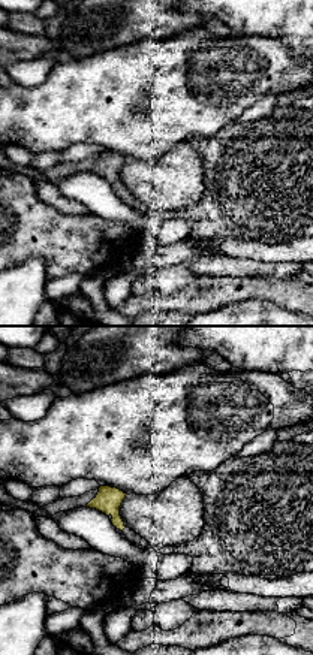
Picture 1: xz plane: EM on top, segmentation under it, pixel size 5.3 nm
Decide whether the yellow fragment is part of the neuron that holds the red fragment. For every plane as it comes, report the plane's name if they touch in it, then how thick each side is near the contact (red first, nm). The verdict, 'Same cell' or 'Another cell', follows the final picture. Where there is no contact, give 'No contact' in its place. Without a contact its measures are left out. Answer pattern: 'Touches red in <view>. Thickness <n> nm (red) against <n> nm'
No contact

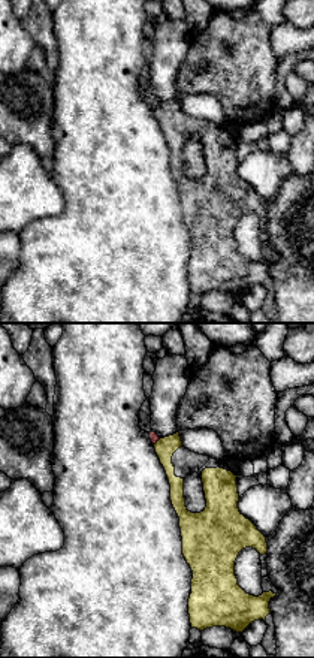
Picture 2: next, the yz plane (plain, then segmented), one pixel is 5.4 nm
Touches red in yz. Thickness 50 nm (red) against 110 nm

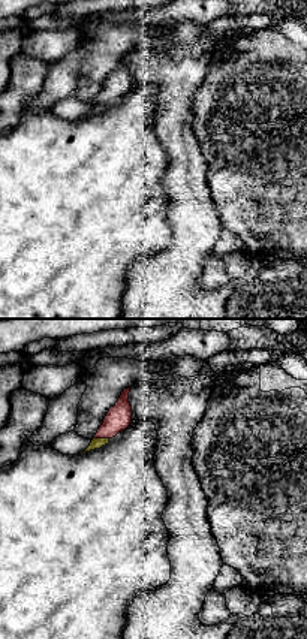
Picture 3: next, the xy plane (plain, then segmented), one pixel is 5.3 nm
Touches red in xy. Thickness 140 nm (red) against 60 nm

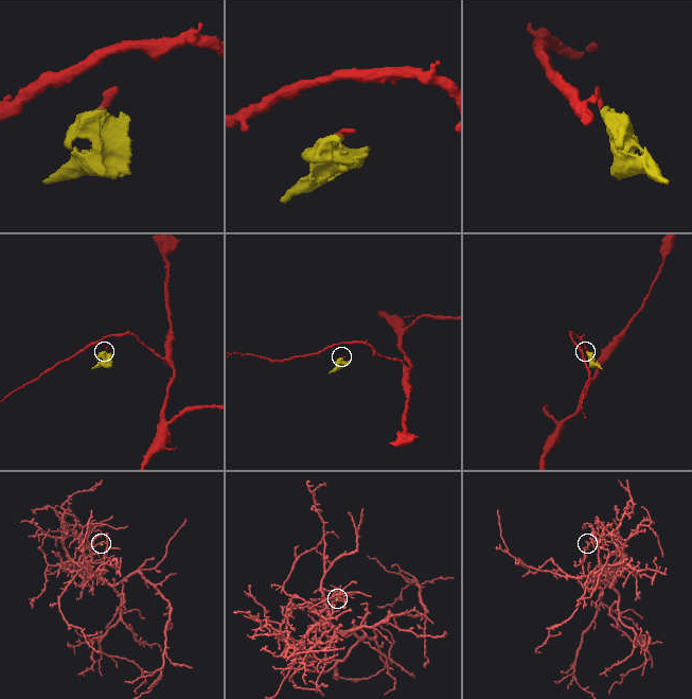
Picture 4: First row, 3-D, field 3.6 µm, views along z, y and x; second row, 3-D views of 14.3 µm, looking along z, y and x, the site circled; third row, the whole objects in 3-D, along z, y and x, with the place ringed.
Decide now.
Another cell

